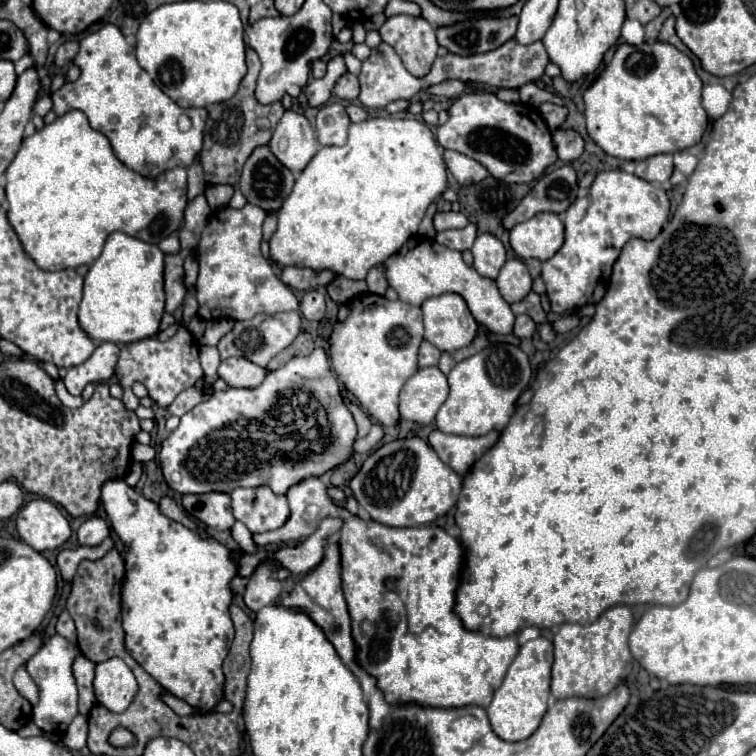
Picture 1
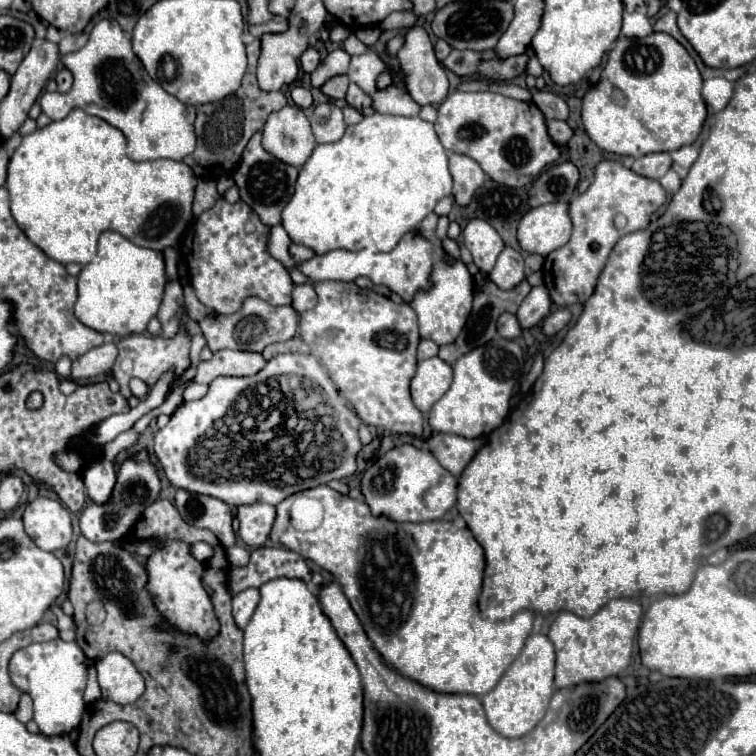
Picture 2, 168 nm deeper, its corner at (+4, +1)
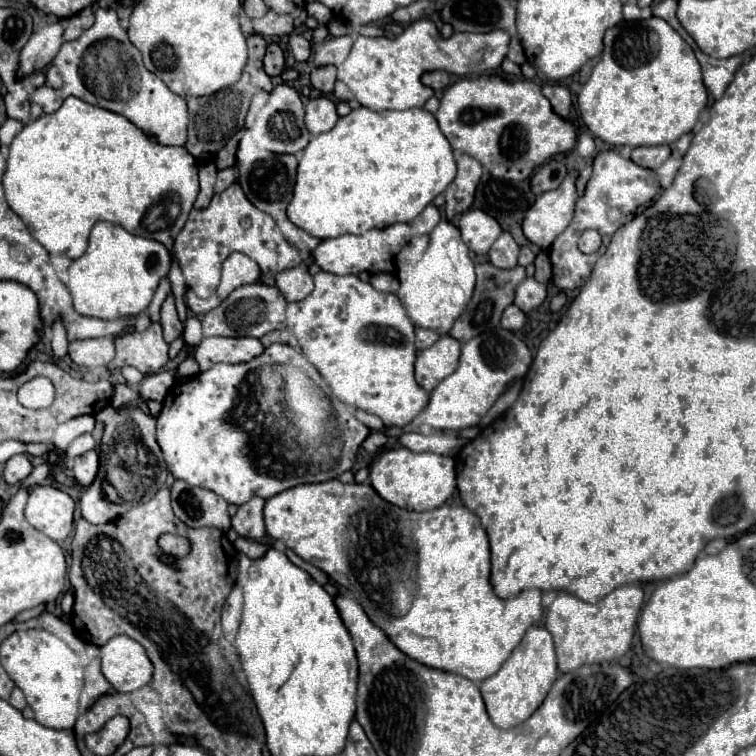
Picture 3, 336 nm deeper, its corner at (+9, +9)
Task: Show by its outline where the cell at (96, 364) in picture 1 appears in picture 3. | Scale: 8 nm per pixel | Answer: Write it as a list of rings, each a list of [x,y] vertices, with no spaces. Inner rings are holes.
[[[109,337],[73,341],[69,343],[69,357],[81,367],[109,365],[109,361],[115,357],[115,345]]]

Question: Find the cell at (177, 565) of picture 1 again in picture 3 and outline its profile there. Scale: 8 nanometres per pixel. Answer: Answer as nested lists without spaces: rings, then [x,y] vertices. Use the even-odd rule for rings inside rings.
[[[87,451],[85,455],[79,455],[73,461],[75,479],[83,487],[89,487],[95,481],[97,471],[99,471],[99,455],[97,455],[97,451]]]

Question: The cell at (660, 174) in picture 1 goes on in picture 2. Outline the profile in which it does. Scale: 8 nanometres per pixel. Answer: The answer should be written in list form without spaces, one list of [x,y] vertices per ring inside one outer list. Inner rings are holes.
[[[650,153],[650,155],[638,157],[632,165],[632,171],[636,171],[642,177],[660,179],[666,175],[670,165],[672,165],[672,159],[668,153]]]

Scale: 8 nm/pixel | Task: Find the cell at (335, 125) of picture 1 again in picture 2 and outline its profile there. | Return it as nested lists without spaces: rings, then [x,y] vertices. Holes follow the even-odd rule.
[[[320,103],[314,107],[314,113],[310,117],[312,131],[316,137],[316,143],[332,143],[340,141],[344,135],[346,123],[342,119],[342,109],[334,103]]]

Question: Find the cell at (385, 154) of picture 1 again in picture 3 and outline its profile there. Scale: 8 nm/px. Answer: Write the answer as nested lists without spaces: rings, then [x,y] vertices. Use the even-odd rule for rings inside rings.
[[[367,107],[353,109],[337,125],[321,135],[311,137],[299,157],[293,199],[287,205],[289,221],[317,239],[339,237],[345,233],[365,233],[367,229],[385,229],[393,223],[413,221],[447,185],[455,179],[455,161],[449,141],[439,131],[435,115],[425,109],[373,111]]]

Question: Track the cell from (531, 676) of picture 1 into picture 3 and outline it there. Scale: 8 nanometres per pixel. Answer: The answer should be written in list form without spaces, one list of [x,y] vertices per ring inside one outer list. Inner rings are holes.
[[[529,627],[521,643],[511,653],[511,657],[503,663],[503,667],[495,675],[479,683],[489,719],[501,729],[513,729],[521,725],[543,703],[555,679],[557,679],[557,661],[551,633],[543,627]]]

